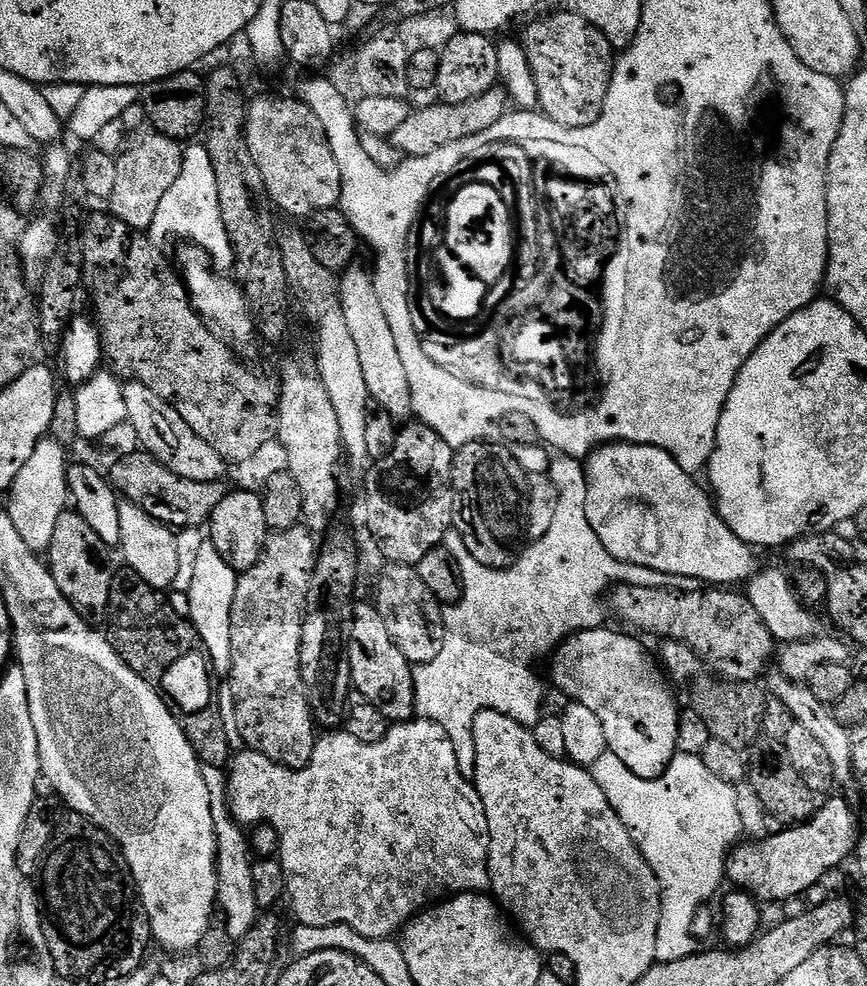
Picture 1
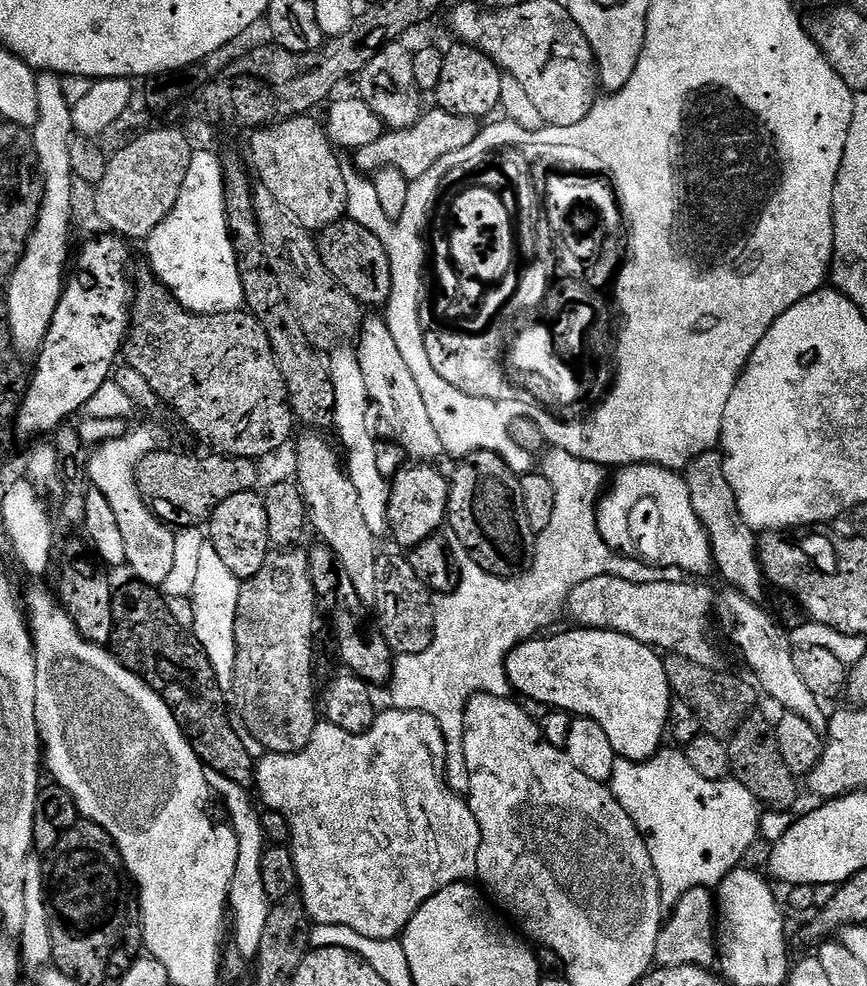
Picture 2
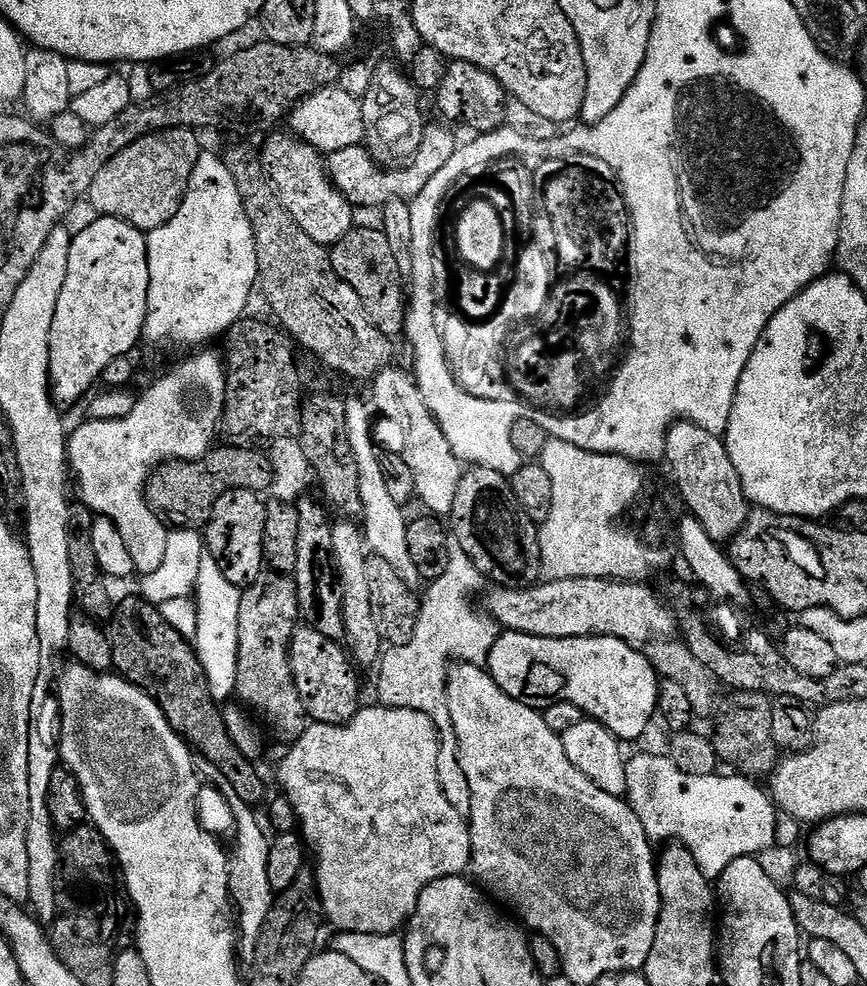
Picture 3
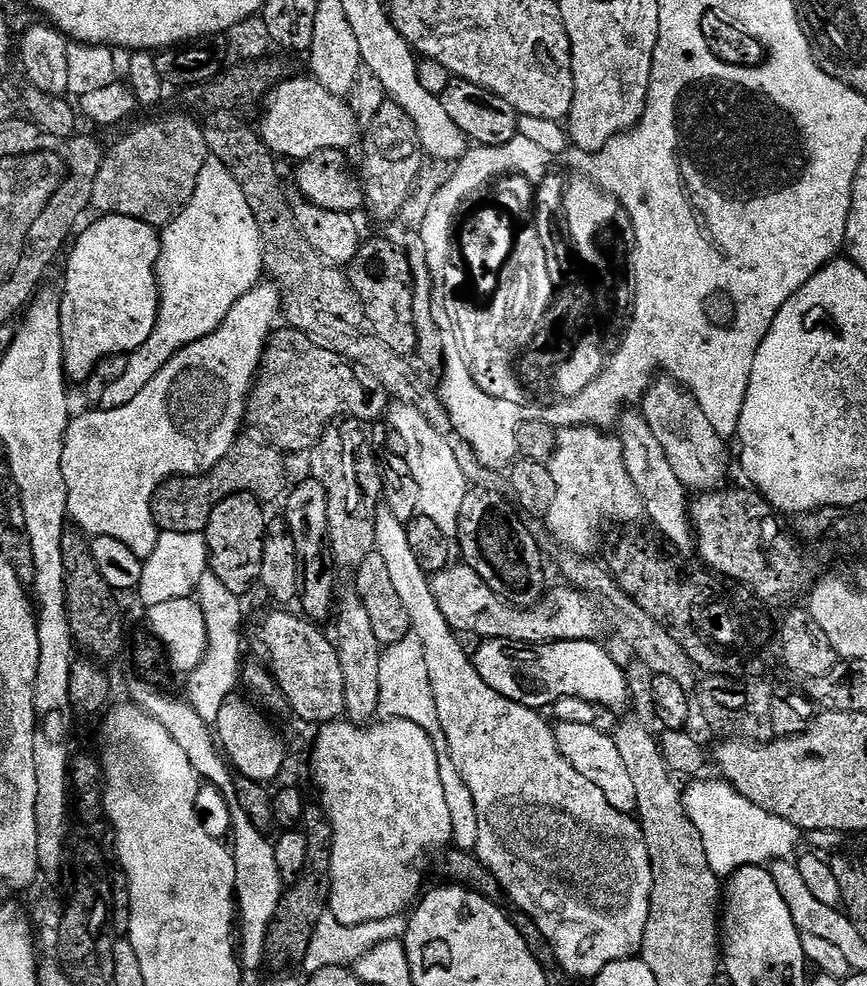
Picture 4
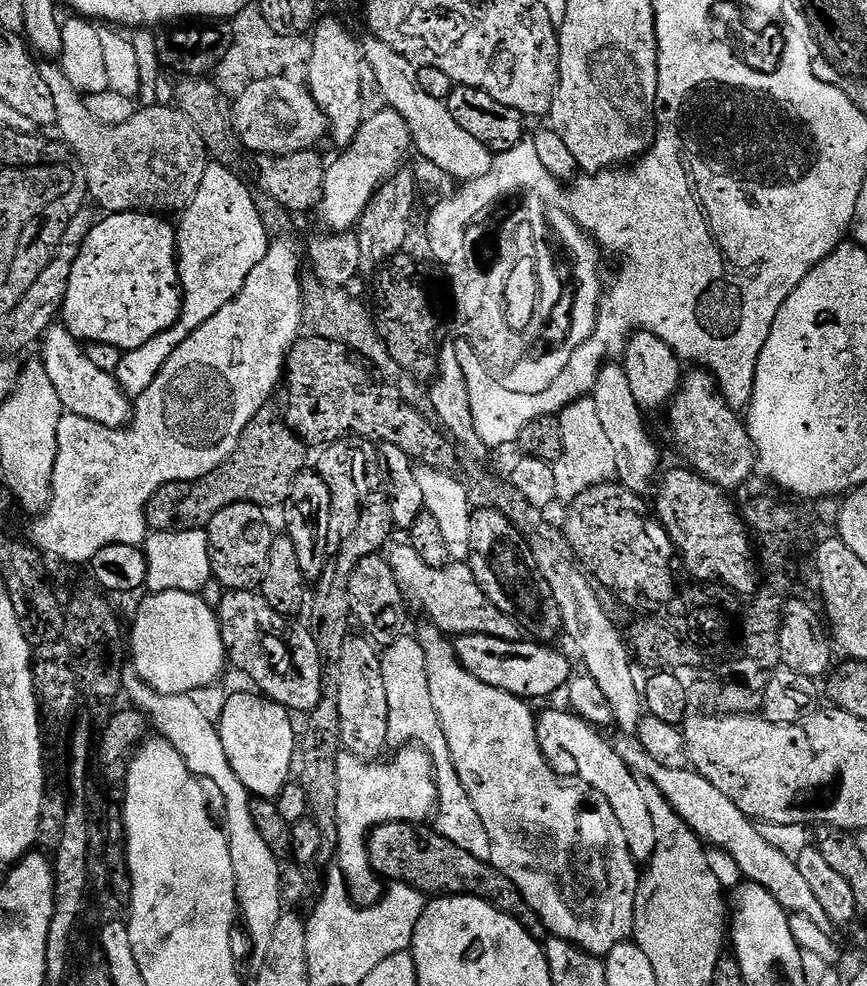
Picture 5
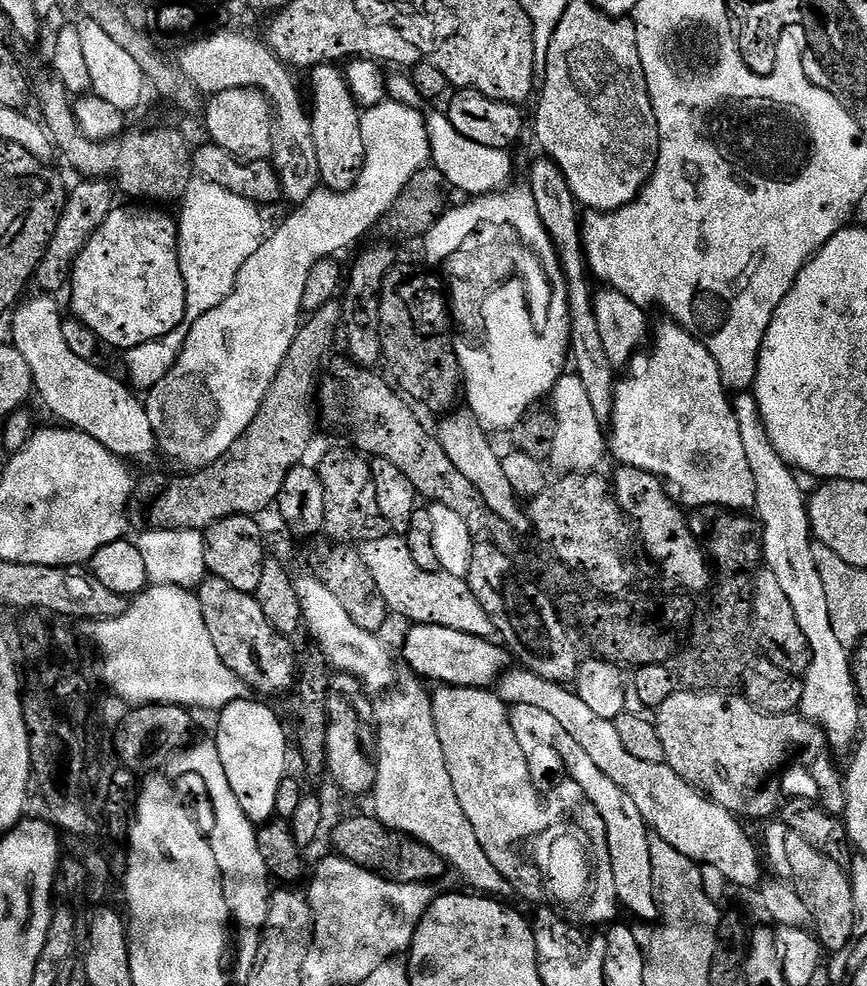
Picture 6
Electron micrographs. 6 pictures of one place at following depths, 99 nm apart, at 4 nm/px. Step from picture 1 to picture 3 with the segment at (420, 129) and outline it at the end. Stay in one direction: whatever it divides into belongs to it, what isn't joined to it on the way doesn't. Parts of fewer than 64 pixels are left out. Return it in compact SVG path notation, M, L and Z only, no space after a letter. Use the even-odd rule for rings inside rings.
M440 124L434 125L433 128L432 125L425 127L422 146L418 146L416 155L407 161L406 166L396 166L391 170L381 166L364 144L329 153L326 163L333 184L356 210L360 208L380 210L393 200L411 202L416 195L422 194L422 190L426 190L426 182L430 182L430 178L434 178L434 174L438 174L438 170L442 170L446 162L450 162L458 147L455 134L450 129L443 128L448 126Z

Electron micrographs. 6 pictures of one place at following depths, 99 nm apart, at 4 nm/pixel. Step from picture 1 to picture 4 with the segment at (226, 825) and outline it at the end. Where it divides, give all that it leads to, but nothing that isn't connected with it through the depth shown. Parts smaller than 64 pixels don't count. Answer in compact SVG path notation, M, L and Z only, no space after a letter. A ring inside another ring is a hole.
M138 677L128 684L129 699L144 712L150 714L158 722L174 742L190 758L190 766L194 766L201 781L213 784L220 791L220 796L228 800L228 812L232 815L232 832L236 835L234 859L236 862L236 894L238 905L238 924L244 927L244 948L242 944L242 964L245 969L256 968L265 963L264 943L270 922L278 910L278 902L282 895L282 881L278 874L278 862L274 862L273 841L265 833L258 831L250 822L246 810L242 810L242 802L236 797L236 782L221 749L213 729L202 718L198 718L198 710L194 710L185 699L174 698L158 690L149 679ZM140 679L144 680L140 680ZM225 764L225 765L224 765ZM229 772L229 773L228 773ZM269 839L269 840L268 840ZM248 967L248 968L247 968Z

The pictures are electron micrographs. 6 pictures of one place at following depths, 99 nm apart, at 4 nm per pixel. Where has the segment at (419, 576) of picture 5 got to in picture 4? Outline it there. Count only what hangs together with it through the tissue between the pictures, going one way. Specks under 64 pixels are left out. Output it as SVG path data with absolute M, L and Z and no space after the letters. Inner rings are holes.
M463 562L435 573L431 577L434 602L438 602L438 610L442 610L442 618L457 634L473 632L484 640L509 640L523 644L553 644L559 640L596 640L600 632L600 616L596 613L597 605L593 597L579 592L576 587L563 586L545 591L537 604L531 608L517 608L509 604L478 574Z

